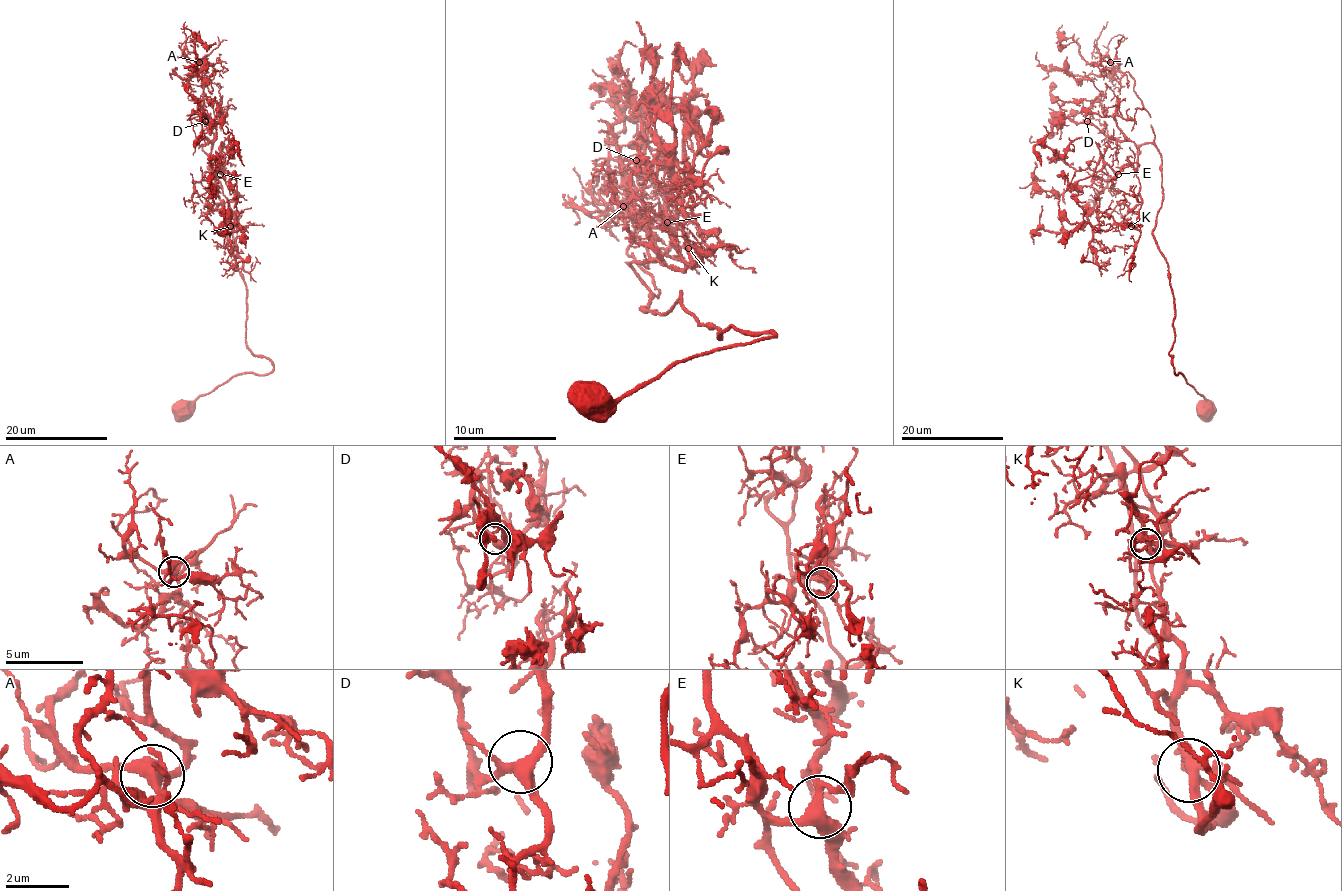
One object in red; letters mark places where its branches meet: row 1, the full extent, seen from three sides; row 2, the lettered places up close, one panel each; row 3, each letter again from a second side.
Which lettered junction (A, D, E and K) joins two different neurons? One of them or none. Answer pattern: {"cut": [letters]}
{"cut": []}

